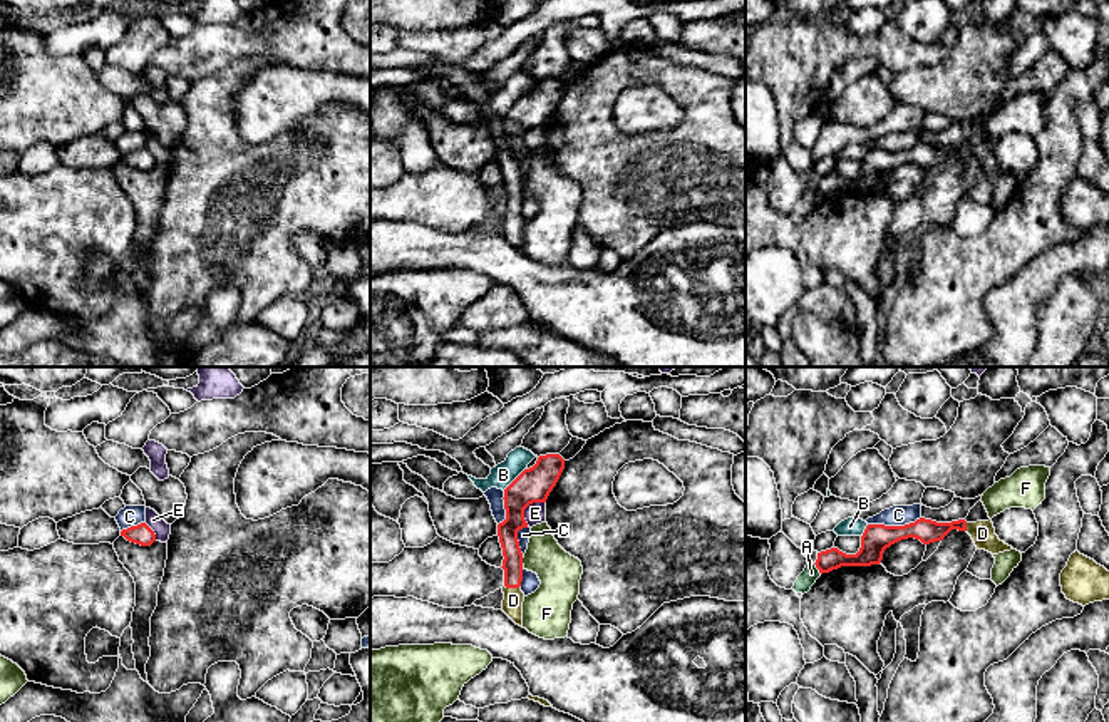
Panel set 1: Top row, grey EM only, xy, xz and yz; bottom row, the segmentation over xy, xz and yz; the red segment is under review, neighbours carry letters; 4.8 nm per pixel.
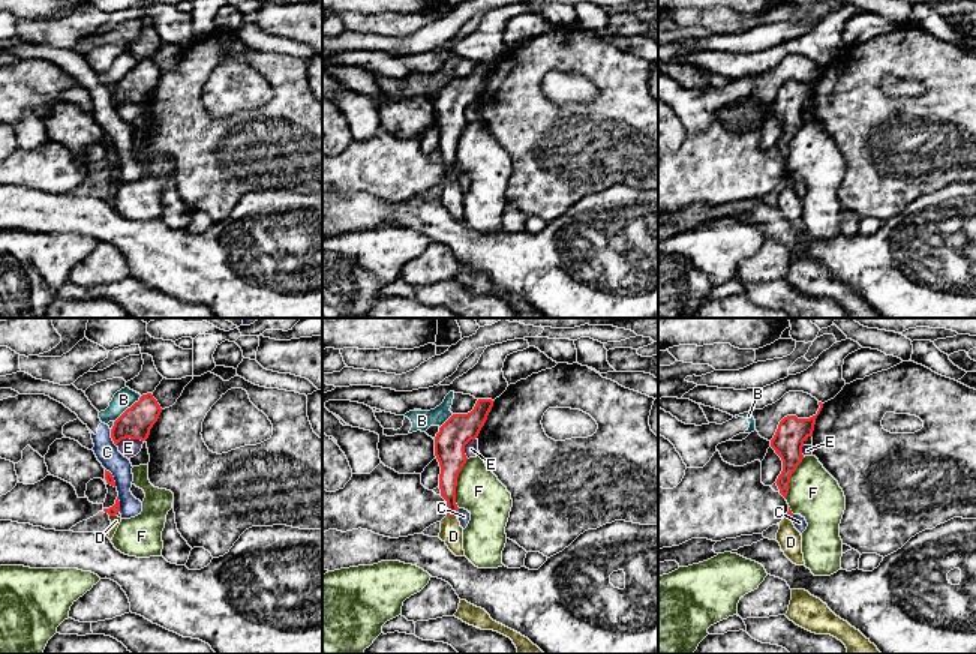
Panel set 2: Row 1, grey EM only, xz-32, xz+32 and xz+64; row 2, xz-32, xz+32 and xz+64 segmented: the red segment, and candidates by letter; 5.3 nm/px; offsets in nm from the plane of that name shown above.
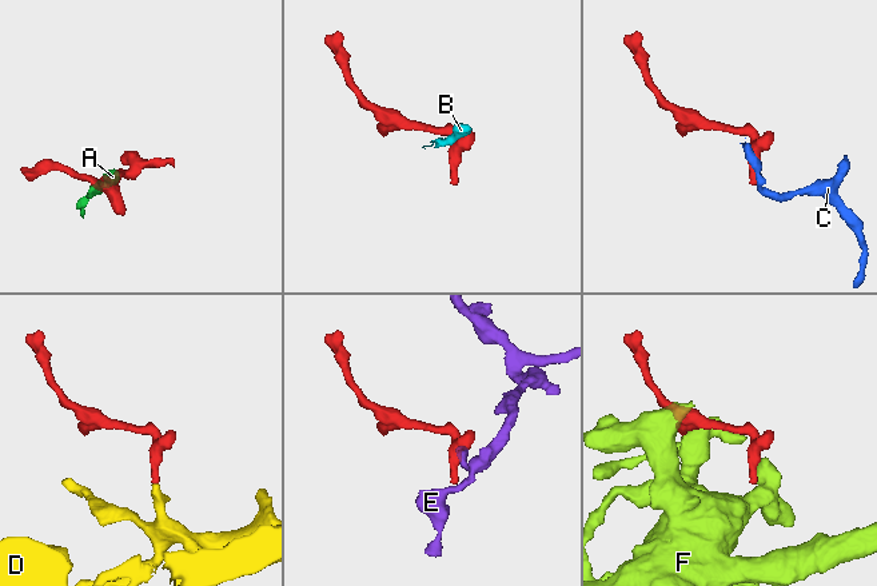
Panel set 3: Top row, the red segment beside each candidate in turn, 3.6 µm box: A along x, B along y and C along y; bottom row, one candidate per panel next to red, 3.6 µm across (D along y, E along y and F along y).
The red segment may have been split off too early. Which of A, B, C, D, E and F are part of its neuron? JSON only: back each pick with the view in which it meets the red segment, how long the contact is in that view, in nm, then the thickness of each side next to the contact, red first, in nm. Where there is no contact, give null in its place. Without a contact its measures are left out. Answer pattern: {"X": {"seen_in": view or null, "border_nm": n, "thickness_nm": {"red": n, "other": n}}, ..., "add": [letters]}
{"D": {"seen_in": "xz", "border_nm": 70, "thickness_nm": {"red": 100, "other": 100}}, "add": ["D"]}

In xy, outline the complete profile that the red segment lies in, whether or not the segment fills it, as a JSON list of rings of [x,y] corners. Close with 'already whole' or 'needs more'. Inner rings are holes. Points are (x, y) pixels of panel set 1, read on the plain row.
[[[146,147],[122,154],[121,161],[141,171],[151,171],[156,166],[154,156]]]; already whole

